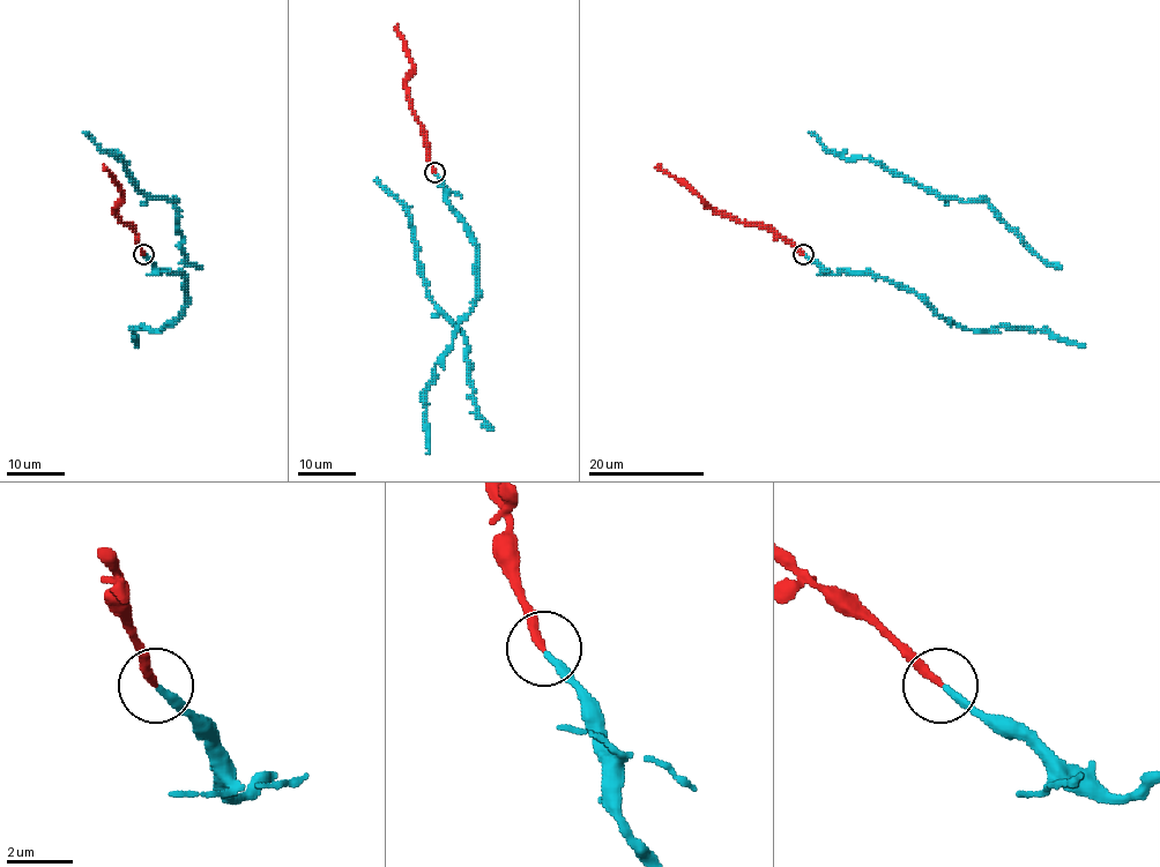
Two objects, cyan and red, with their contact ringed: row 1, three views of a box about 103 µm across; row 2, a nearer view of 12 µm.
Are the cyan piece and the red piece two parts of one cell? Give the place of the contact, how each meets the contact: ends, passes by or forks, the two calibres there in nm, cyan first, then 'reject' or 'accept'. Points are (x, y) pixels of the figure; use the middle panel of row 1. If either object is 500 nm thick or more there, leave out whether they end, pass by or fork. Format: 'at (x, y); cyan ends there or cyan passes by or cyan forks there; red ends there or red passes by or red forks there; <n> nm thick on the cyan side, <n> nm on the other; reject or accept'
at (434, 172); cyan ends there; red ends there; 240 nm thick on the cyan side, 240 nm on the other; accept

